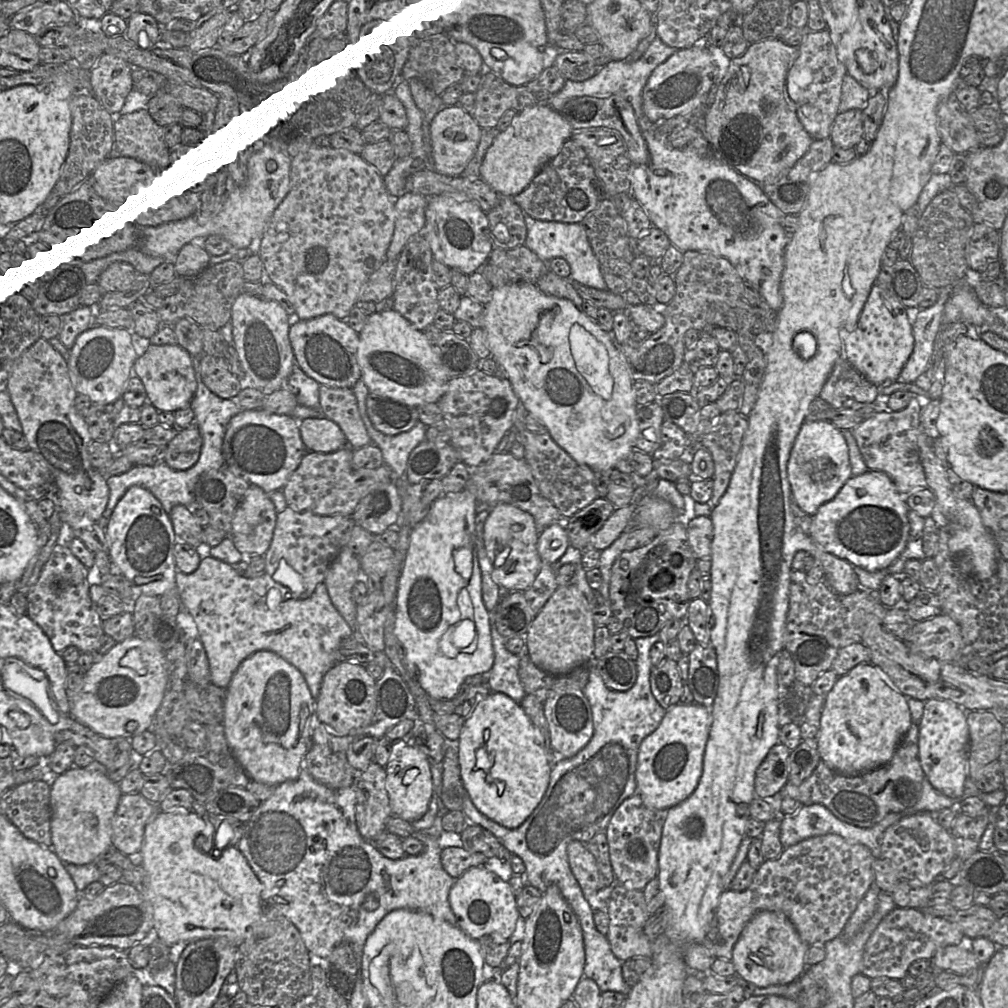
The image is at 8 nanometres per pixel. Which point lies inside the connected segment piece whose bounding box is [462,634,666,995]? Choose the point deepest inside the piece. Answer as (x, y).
(584, 791)

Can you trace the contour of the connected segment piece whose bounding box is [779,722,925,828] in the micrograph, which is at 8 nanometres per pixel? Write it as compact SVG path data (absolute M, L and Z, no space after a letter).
M912 722L892 759L885 765L858 775L847 775L830 769L820 760L813 773L800 785L787 782L779 791L781 798L790 797L803 805L821 804L839 820L870 828L887 814L904 811L918 801L924 772L919 760L919 729Z

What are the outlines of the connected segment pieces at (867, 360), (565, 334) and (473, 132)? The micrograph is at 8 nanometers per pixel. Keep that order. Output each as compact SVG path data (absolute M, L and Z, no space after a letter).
M876 284L870 290L856 328L851 332L845 329L841 330L840 339L844 344L844 359L875 386L896 382L914 348L912 325L908 321L906 309L887 291Z
M519 282L493 288L490 301L484 305L482 329L486 335L490 357L496 361L496 364L503 366L508 374L508 380L511 383L512 389L520 402L529 414L532 414L544 423L548 433L557 445L565 450L577 463L586 465L593 471L613 469L618 469L623 473L633 471L629 464L629 456L635 449L635 442L639 435L637 417L639 406L636 403L635 392L633 390L634 380L630 375L630 368L626 359L620 351L620 344L618 344L616 340L612 340L609 334L601 329L597 320L590 319L568 299L547 295L543 293L536 284Z
M458 104L440 109L430 124L435 171L447 176L460 176L476 151L480 133L481 127L475 119Z

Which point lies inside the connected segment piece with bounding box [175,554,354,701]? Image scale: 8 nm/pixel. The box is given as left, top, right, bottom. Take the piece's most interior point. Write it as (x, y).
(234, 620)

